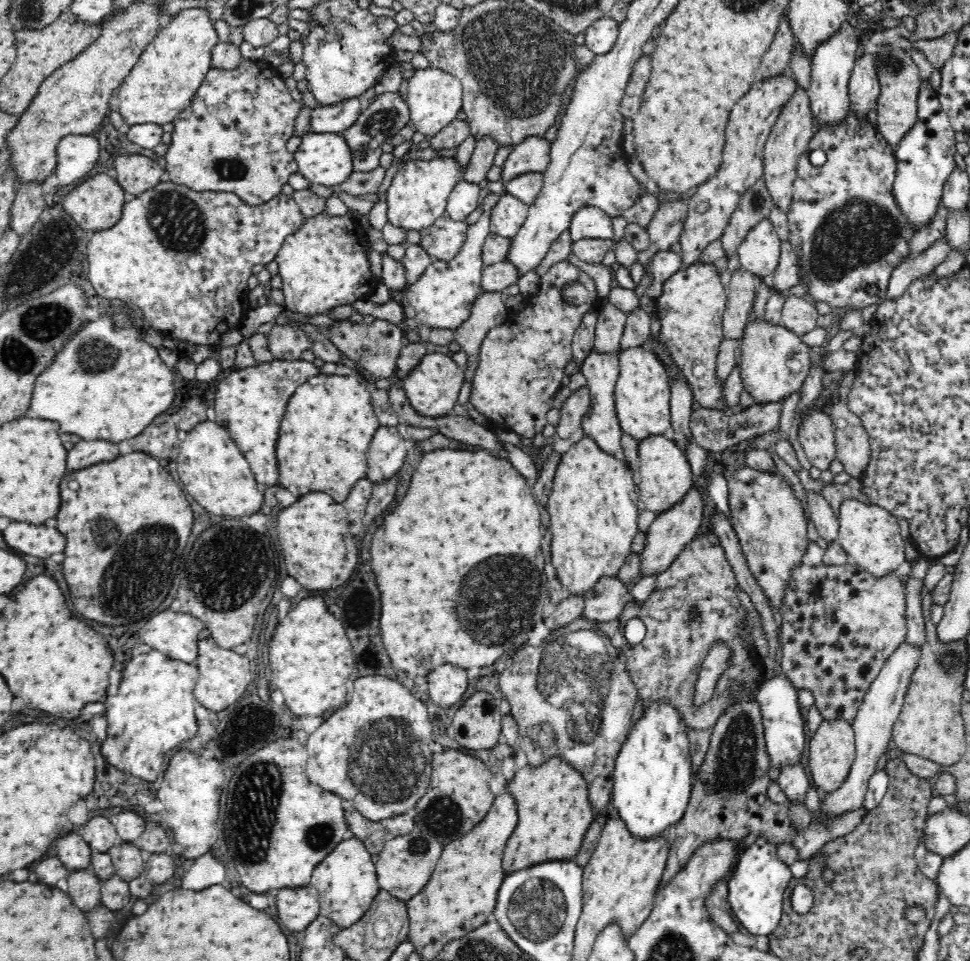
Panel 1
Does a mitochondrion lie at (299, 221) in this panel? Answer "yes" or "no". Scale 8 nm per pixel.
no

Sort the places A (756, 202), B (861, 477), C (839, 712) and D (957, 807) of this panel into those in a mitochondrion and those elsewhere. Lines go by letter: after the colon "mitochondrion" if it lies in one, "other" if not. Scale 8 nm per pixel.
A: mitochondrion
B: other
C: other
D: other

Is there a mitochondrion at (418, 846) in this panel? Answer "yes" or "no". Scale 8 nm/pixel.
yes

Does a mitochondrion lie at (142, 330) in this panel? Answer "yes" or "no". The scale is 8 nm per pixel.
no

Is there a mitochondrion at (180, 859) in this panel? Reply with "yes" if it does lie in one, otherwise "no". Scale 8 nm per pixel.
no

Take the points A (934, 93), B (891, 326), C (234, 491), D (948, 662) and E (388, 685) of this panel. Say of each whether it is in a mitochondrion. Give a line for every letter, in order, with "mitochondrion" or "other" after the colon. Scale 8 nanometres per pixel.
A: other
B: other
C: other
D: mitochondrion
E: other

